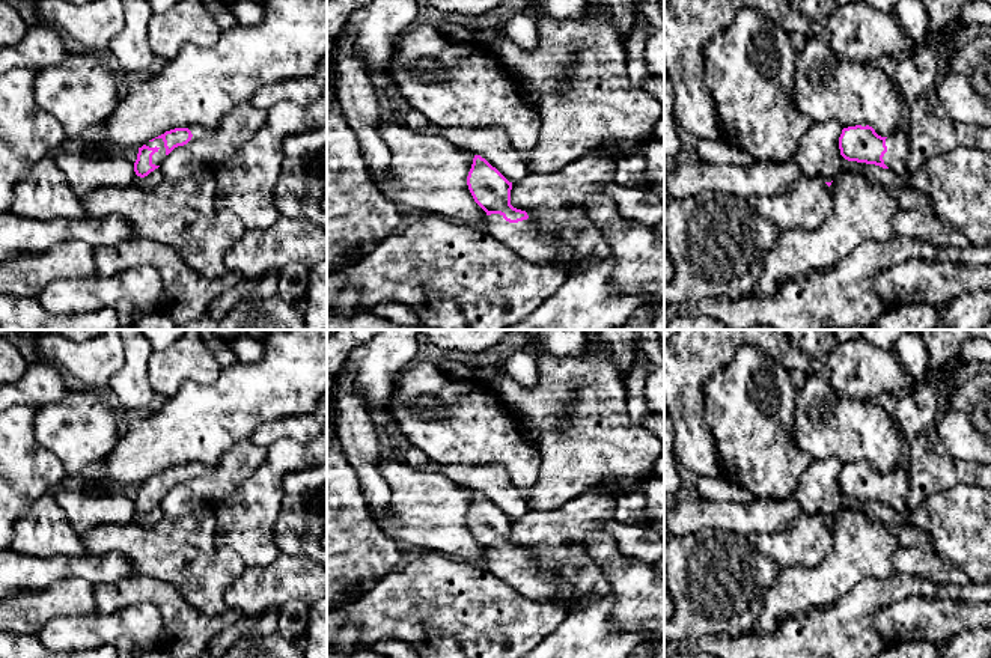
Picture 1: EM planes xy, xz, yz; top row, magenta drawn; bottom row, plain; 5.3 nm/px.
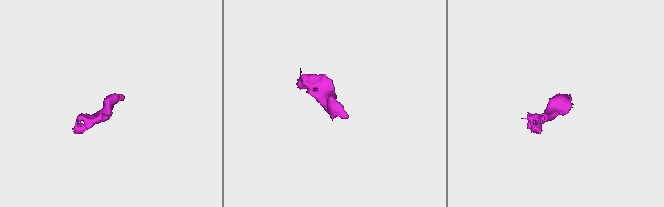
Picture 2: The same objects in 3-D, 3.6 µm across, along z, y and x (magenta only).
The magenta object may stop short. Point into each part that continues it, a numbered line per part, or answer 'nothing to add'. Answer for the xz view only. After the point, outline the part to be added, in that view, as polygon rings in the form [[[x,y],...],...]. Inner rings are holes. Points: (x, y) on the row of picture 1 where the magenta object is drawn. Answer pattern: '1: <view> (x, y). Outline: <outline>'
1: xz (539, 241). Outline: [[[491,214],[485,217],[482,229],[533,264],[556,267],[572,257],[566,233],[547,218],[509,223],[503,215]]]

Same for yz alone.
1: yz (895, 158). Outline: [[[907,125],[898,128],[886,139],[887,152],[883,160],[884,164],[896,175],[908,173],[907,161],[910,157],[908,129]]]

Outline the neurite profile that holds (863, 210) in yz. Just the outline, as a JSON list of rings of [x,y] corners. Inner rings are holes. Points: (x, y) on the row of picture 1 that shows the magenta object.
[[[840,173],[830,193],[833,209],[819,229],[780,232],[752,295],[765,298],[783,282],[834,268],[864,241],[886,242],[896,236],[893,217],[899,206],[895,191],[864,175]]]

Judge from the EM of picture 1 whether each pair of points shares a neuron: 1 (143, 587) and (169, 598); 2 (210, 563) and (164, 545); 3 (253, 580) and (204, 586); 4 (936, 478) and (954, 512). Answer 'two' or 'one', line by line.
1: one
2: one
3: two
4: two

